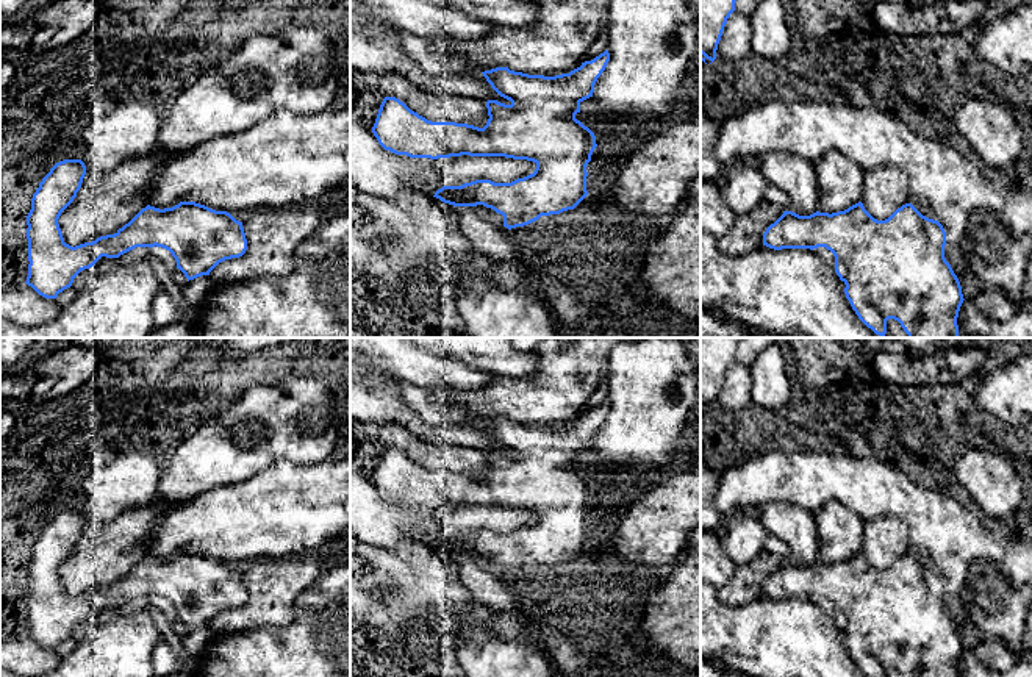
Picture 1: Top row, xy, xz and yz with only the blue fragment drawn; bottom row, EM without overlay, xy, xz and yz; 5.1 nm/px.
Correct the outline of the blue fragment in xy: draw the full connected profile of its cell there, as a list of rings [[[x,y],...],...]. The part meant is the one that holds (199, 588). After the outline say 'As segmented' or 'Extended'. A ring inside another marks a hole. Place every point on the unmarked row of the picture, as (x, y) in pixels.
[[[81,510],[59,511],[42,528],[31,549],[31,560],[27,566],[30,614],[25,633],[45,649],[56,649],[59,643],[72,636],[81,621],[92,618],[102,607],[119,608],[136,597],[152,599],[156,596],[169,600],[177,611],[177,619],[185,624],[188,632],[210,625],[219,613],[239,608],[247,600],[242,572],[227,561],[216,561],[195,552],[180,552],[164,560],[147,555],[114,585],[72,597],[64,593],[58,569],[77,547],[84,525],[86,516]]]. As segmented

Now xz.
[[[605,400],[569,424],[555,427],[529,425],[508,417],[482,422],[491,438],[511,452],[505,455],[488,450],[489,469],[483,478],[457,472],[432,472],[411,461],[399,449],[385,447],[372,483],[385,500],[410,508],[438,510],[469,505],[533,511],[535,522],[511,533],[475,530],[461,536],[443,536],[433,546],[453,557],[483,555],[491,558],[503,566],[503,577],[508,580],[524,577],[541,566],[574,560],[588,546],[586,516],[597,494],[594,483],[577,471],[575,464],[580,463],[580,453],[593,447],[594,435],[608,411],[610,403]]]. As segmented

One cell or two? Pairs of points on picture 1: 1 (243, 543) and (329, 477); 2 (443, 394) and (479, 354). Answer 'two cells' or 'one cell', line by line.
1: one cell
2: two cells

